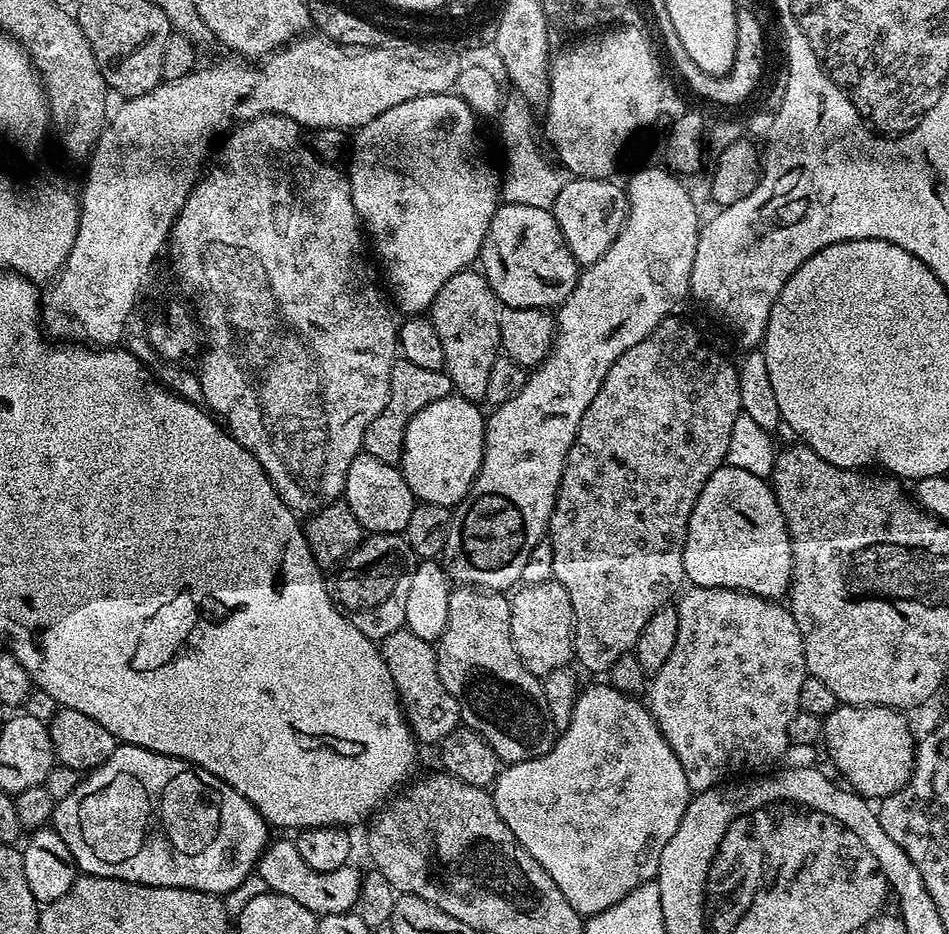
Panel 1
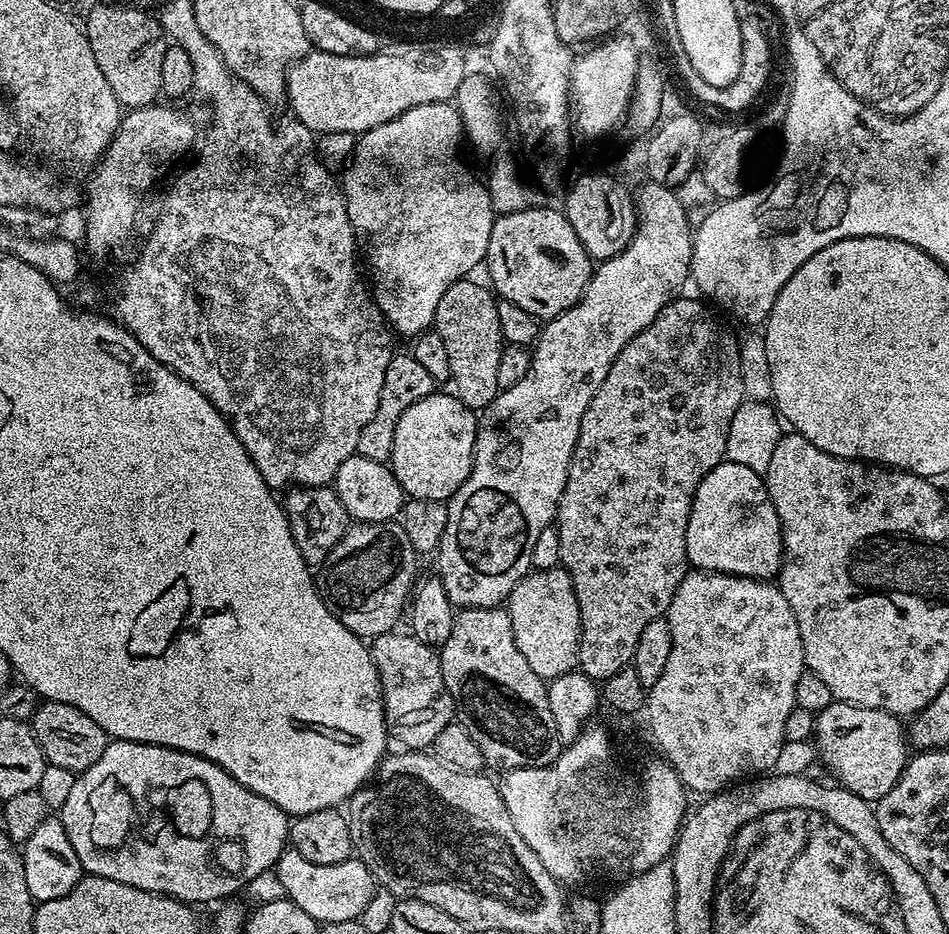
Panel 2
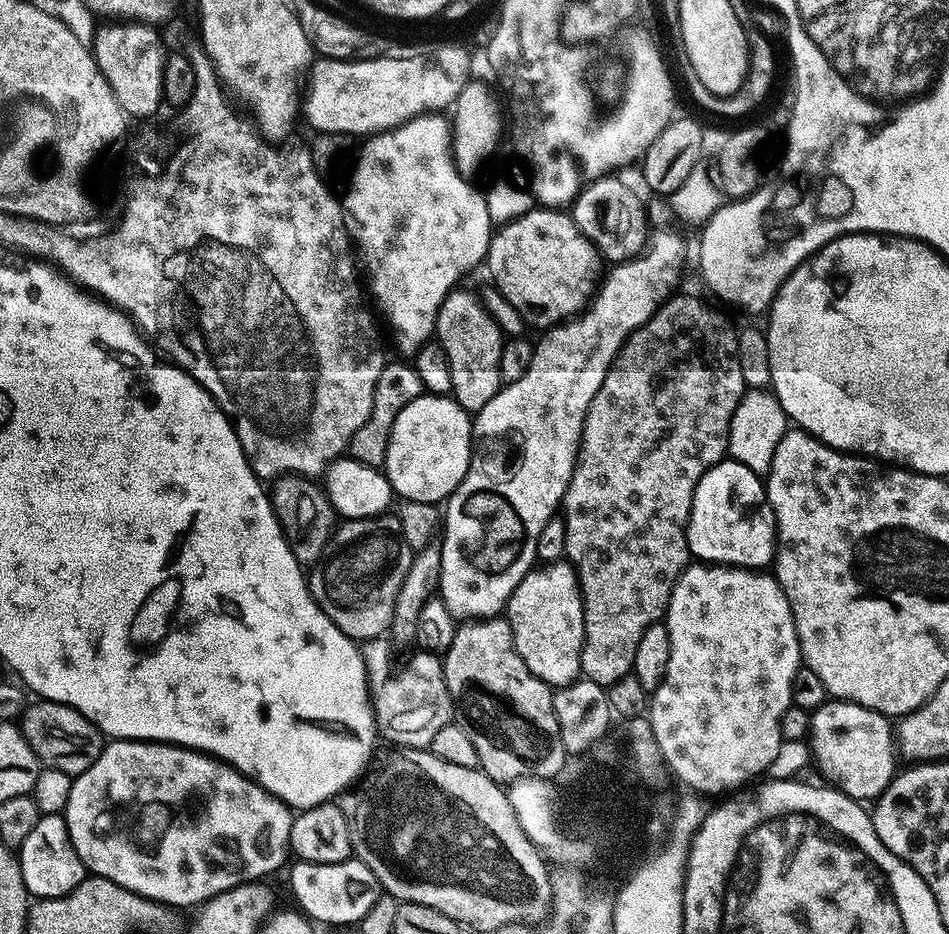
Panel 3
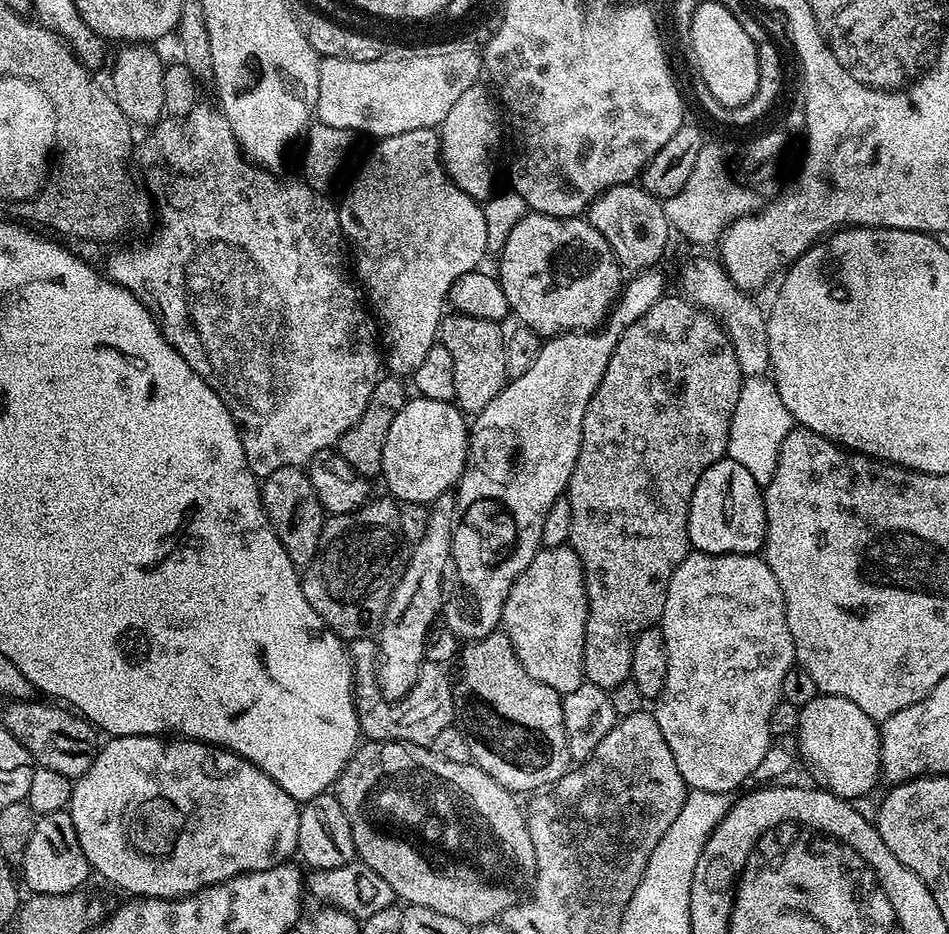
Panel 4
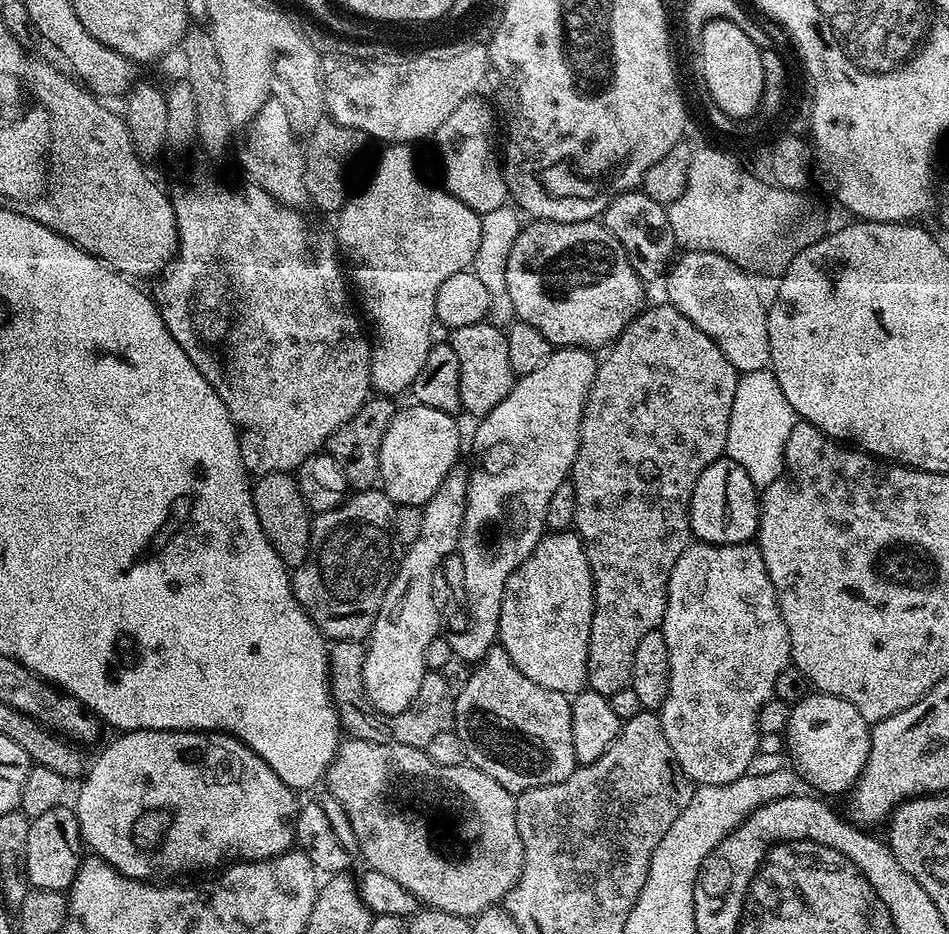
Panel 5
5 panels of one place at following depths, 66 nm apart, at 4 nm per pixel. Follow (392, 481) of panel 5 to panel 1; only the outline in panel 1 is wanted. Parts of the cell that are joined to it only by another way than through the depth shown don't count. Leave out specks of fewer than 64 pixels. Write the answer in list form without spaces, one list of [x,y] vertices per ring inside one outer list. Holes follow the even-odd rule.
[[[453,394],[438,402],[430,402],[430,406],[418,410],[418,414],[414,414],[414,418],[410,418],[410,422],[406,426],[404,449],[400,455],[398,467],[417,501],[434,502],[438,506],[446,506],[451,509],[467,496],[470,486],[480,473],[480,463],[484,457],[486,416],[485,413],[480,413],[480,407],[479,403]]]

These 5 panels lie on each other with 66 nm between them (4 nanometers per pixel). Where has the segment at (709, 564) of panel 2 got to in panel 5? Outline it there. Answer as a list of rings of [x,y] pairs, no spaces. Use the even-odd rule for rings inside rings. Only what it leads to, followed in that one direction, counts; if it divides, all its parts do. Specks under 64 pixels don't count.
[[[727,458],[715,460],[698,478],[688,510],[692,535],[702,544],[747,544],[760,525],[760,496],[750,474]]]

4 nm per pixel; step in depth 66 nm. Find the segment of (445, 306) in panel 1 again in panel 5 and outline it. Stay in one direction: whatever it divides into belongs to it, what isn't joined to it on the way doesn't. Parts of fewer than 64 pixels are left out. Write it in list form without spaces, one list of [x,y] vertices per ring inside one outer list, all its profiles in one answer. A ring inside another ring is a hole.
[[[492,322],[475,324],[474,326],[458,326],[451,329],[450,343],[454,350],[454,355],[458,357],[458,374],[460,375],[460,406],[466,413],[469,412],[473,418],[479,418],[490,414],[506,394],[510,394],[514,383],[514,373],[510,366],[510,349],[506,347],[508,341],[505,329]]]

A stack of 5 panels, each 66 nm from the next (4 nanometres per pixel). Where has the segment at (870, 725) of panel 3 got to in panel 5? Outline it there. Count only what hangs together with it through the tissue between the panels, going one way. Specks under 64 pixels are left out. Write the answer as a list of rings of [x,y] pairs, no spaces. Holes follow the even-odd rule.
[[[809,694],[803,696],[797,704],[791,705],[792,713],[788,719],[788,726],[784,729],[783,739],[788,739],[788,752],[792,755],[791,763],[795,771],[799,772],[805,785],[825,797],[836,796],[839,792],[847,793],[855,784],[856,779],[862,774],[866,766],[866,758],[870,754],[870,742],[872,741],[872,730],[866,718],[837,696],[826,696],[823,694]]]

